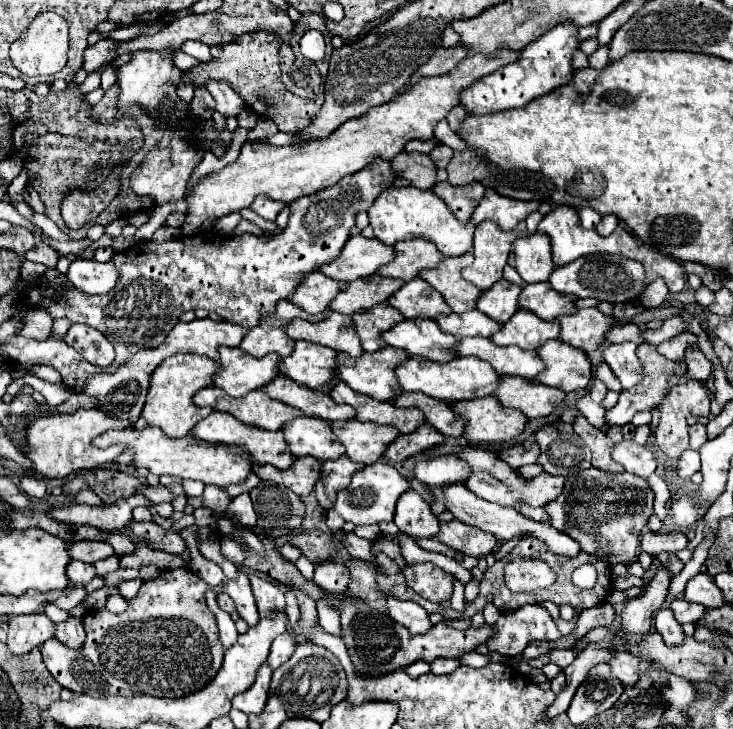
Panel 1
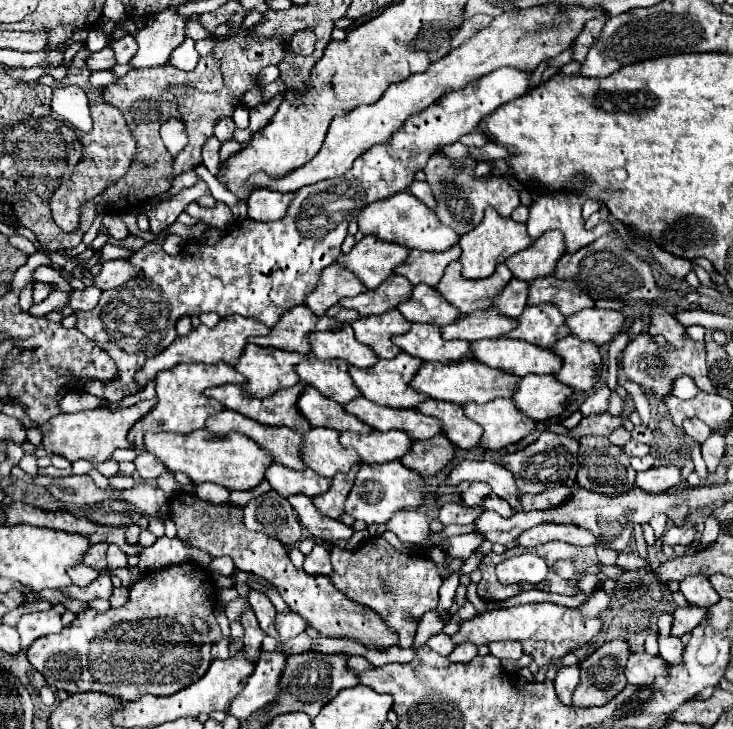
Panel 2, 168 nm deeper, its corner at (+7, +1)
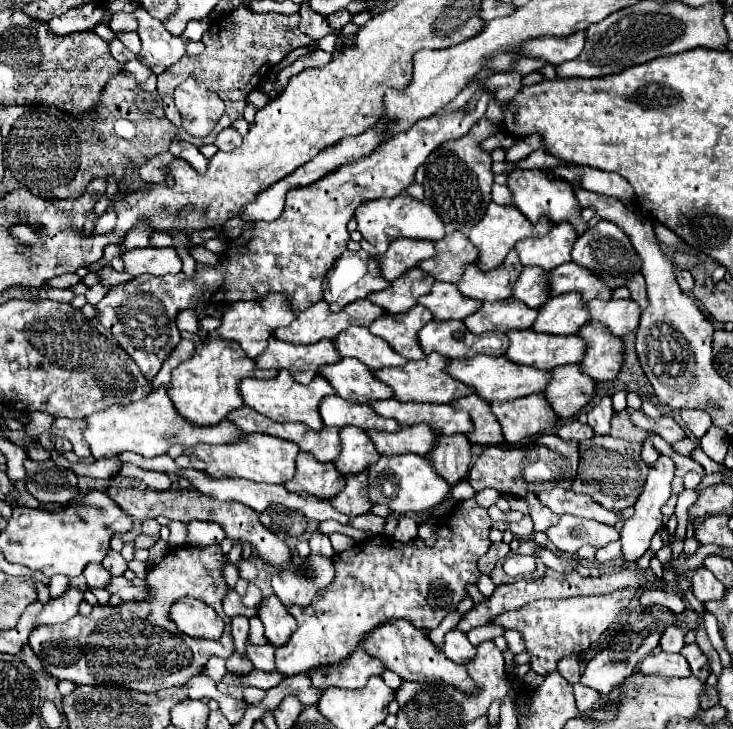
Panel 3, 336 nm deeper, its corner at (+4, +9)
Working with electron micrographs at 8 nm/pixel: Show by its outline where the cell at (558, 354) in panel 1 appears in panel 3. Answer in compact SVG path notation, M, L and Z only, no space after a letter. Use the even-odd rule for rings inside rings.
M587 323L579 329L577 337L581 337L587 345L585 355L579 363L581 371L593 381L609 381L615 379L619 367L623 363L623 343L619 337L611 335L607 327L599 323Z

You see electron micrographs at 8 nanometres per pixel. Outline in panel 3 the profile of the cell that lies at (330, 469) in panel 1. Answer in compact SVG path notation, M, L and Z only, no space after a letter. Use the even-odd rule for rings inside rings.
M355 473L355 475L345 475L345 489L335 495L331 501L331 505L339 511L345 513L349 517L357 517L363 515L371 509L371 503L367 503L367 473Z

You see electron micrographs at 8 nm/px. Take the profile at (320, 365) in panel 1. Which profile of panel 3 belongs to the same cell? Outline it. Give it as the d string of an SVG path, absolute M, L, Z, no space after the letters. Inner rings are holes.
M341 359L339 363L323 365L317 375L325 377L337 395L343 395L343 399L353 403L369 403L373 399L391 397L391 389L357 359Z

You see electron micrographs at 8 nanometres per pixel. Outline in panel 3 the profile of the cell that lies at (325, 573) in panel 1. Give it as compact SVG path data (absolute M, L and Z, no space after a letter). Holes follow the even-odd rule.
M313 533L313 537L309 539L309 547L311 547L313 555L323 555L323 557L333 557L335 555L329 537L321 535L321 533Z

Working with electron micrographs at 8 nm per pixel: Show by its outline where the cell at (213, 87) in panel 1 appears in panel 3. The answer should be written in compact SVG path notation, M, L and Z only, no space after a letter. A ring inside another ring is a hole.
M235 127L223 129L223 131L217 135L217 139L215 139L215 145L217 145L221 151L231 151L231 149L239 147L239 143L241 143L241 135L237 133Z

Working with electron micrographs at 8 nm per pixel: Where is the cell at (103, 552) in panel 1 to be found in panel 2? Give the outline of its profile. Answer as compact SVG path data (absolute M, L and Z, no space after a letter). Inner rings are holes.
M98 543L98 545L92 545L88 549L88 553L84 555L84 565L96 569L96 571L104 571L108 569L108 563L106 563L106 549L108 545L104 543Z

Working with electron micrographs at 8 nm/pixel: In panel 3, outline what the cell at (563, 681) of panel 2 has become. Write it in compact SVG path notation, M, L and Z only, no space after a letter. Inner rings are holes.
M575 683L573 685L573 693L575 693L575 699L577 699L579 711L589 711L601 699L601 695L595 689L585 687L583 683Z

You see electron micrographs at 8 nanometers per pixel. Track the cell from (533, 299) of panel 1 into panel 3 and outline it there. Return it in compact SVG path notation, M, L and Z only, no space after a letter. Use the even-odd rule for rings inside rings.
M569 261L559 265L555 271L549 273L549 285L551 295L561 295L575 291L581 295L583 301L589 299L611 299L611 289L605 287L595 275L591 275L587 269L581 269L577 263Z

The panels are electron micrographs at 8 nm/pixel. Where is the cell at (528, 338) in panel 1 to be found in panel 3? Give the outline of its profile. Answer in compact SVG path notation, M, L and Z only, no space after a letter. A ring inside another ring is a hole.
M563 293L549 297L539 307L539 317L531 329L549 335L575 335L575 331L587 321L589 315L585 301L575 293Z

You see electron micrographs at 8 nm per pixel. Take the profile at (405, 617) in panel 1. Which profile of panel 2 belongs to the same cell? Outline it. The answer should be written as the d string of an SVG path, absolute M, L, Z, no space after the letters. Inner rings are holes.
M440 633L438 637L432 637L432 639L428 639L428 647L430 649L434 649L436 653L440 653L440 655L450 655L452 651L454 651L454 643L452 643L452 639L448 637L448 635L444 635L444 633Z

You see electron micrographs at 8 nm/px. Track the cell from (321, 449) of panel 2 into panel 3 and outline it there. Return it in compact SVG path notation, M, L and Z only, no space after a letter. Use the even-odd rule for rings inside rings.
M341 427L341 453L333 461L335 469L341 475L349 473L361 473L371 463L379 459L379 453L375 451L371 439L367 439L367 433L359 427Z

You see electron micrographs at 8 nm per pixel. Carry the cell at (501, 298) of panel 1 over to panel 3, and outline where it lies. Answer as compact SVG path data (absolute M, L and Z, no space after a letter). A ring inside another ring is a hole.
M525 267L521 271L515 287L513 287L513 299L523 301L531 309L537 309L541 303L545 303L549 299L549 295L547 295L547 271L539 271L539 267Z

